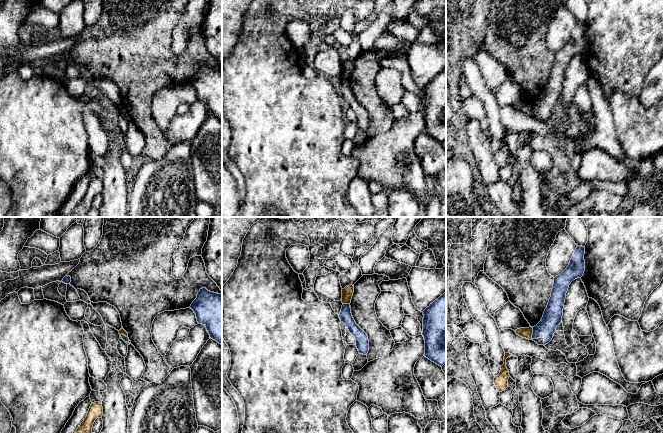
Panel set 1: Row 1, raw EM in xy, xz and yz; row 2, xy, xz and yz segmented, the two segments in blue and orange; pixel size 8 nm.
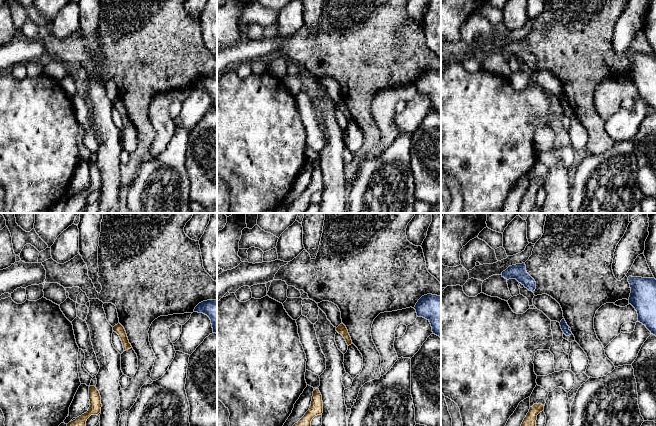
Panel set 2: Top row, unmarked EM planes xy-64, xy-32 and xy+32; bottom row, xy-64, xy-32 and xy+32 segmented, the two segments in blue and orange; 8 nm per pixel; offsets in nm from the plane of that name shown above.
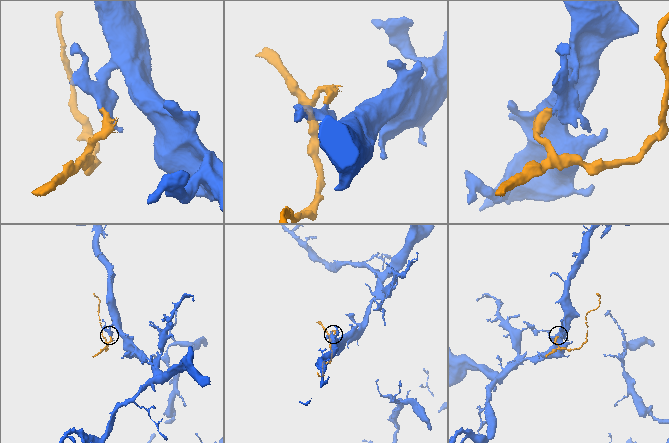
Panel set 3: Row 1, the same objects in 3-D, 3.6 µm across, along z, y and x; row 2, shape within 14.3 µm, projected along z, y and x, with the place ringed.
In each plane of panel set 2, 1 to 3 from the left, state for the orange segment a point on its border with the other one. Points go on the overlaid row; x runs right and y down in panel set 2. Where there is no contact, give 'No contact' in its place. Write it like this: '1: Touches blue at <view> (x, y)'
1: No contact
2: No contact
3: No contact

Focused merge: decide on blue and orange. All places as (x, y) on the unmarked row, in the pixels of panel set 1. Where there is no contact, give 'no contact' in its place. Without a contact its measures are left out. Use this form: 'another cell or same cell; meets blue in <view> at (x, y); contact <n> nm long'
another cell; meets blue in yz at (533, 109); contact 100 nm long

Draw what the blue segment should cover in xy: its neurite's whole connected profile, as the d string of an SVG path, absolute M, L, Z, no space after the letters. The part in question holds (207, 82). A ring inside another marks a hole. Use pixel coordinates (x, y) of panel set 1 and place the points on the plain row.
M202 64L190 84L196 90L197 98L206 103L210 114L222 121L222 70L210 68L206 64Z

